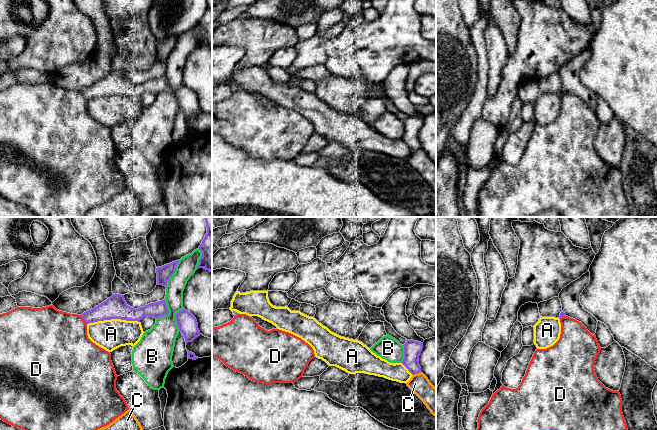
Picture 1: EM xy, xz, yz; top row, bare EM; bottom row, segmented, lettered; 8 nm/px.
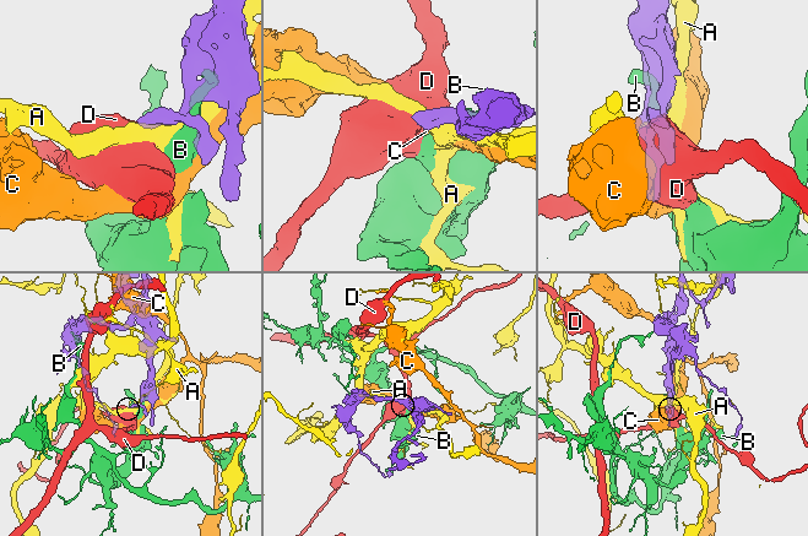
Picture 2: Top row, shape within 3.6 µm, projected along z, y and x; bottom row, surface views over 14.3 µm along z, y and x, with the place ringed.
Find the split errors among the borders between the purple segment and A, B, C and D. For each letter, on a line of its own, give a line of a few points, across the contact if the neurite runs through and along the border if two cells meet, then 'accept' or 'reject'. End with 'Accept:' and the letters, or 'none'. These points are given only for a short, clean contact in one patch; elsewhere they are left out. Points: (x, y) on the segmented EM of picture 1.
A: reject
B: reject
C: reject
D: line xy (80, 315), (87, 323); reject
Accept: none

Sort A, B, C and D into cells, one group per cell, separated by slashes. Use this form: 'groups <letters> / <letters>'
groups A / B / C / D

